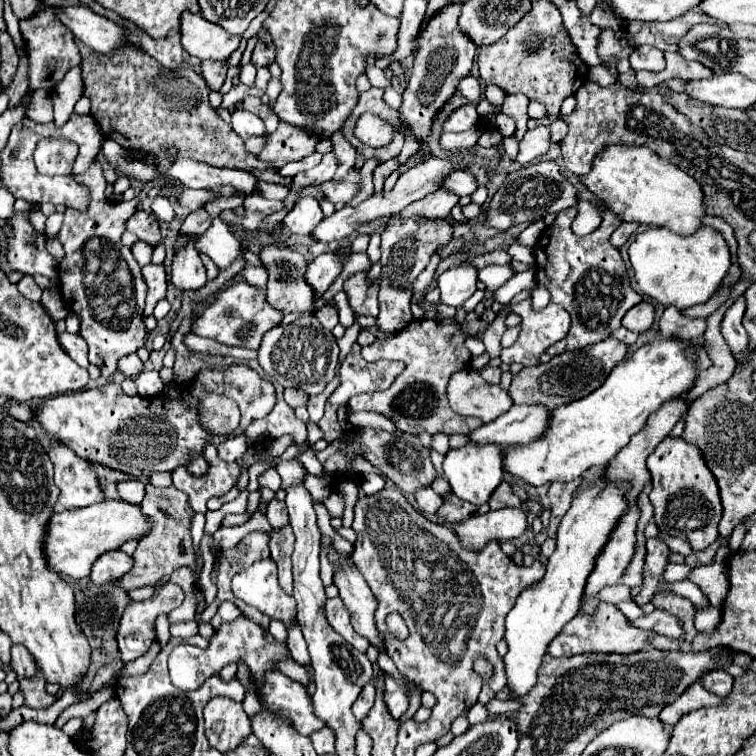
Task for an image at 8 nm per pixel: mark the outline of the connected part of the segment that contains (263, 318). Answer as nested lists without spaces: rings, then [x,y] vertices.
[[[235,282],[235,284],[219,290],[215,294],[215,300],[203,308],[203,312],[193,322],[193,332],[197,336],[213,338],[227,346],[243,346],[243,348],[257,350],[265,330],[277,326],[281,322],[281,318],[283,318],[283,314],[279,310],[275,310],[273,306],[269,306],[269,302],[265,302],[263,288],[251,286],[247,282]]]

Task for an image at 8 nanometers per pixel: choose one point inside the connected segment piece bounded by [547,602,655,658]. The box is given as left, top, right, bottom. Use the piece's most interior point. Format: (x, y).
(612, 633)

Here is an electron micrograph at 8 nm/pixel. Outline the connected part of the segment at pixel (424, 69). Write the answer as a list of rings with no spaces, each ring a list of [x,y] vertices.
[[[453,2],[443,6],[437,14],[425,20],[421,30],[421,42],[417,46],[417,54],[413,60],[413,72],[403,92],[403,108],[399,112],[401,124],[407,122],[419,140],[423,140],[429,134],[435,112],[451,98],[451,94],[457,90],[459,78],[467,76],[473,66],[477,46],[459,28],[457,20],[459,20],[461,8],[463,8],[463,2]]]

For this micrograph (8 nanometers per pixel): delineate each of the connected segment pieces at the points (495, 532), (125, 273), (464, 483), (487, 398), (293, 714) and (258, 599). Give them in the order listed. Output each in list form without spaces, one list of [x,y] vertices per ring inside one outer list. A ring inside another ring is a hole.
[[[499,508],[483,516],[465,520],[455,528],[465,548],[479,550],[491,540],[513,540],[527,530],[527,512],[523,508]]]
[[[97,160],[93,162],[93,170],[75,176],[75,180],[91,190],[91,206],[85,214],[65,210],[65,220],[59,232],[59,240],[65,248],[65,258],[59,262],[59,286],[67,308],[81,316],[79,334],[89,344],[89,362],[99,366],[105,380],[111,380],[119,360],[135,352],[137,346],[143,346],[147,340],[147,330],[143,326],[147,284],[131,250],[121,244],[121,234],[125,232],[123,224],[141,198],[135,196],[129,202],[107,200],[103,194],[105,176]]]
[[[467,442],[463,448],[453,448],[447,452],[443,470],[445,470],[445,478],[451,484],[453,494],[457,494],[459,498],[463,498],[471,504],[485,504],[489,500],[489,496],[493,494],[493,490],[503,480],[501,462],[503,462],[503,452],[497,444]]]
[[[465,368],[451,376],[447,386],[449,406],[459,416],[477,416],[483,422],[495,420],[499,414],[513,406],[513,400],[505,390],[489,384],[479,372]]]
[[[275,670],[269,674],[265,686],[257,690],[259,696],[265,694],[265,702],[271,706],[281,706],[281,710],[289,710],[289,718],[293,718],[293,726],[301,730],[301,734],[313,734],[323,728],[327,728],[327,722],[323,722],[313,708],[313,698],[307,692],[307,686],[303,686],[297,680],[291,680],[283,672]]]
[[[271,558],[255,562],[249,570],[233,576],[231,590],[239,600],[259,608],[269,618],[285,622],[285,626],[295,618],[295,598],[279,588],[277,564]]]

